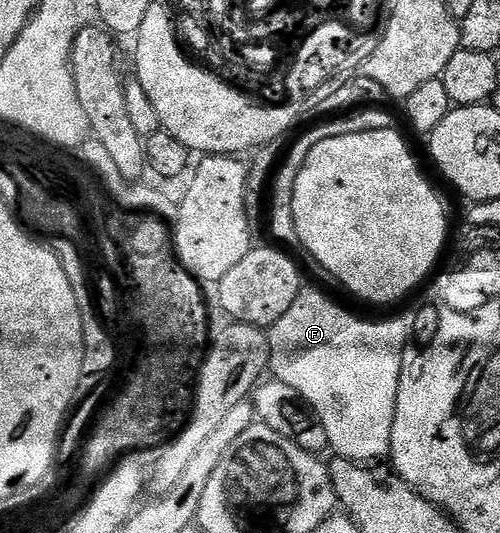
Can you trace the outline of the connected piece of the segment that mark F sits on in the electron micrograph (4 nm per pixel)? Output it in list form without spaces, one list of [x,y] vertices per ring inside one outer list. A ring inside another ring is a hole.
[[[301,291],[294,306],[290,306],[290,310],[286,310],[268,332],[271,375],[298,390],[300,397],[316,411],[322,426],[326,426],[328,448],[337,457],[355,462],[383,461],[390,453],[390,434],[394,430],[398,378],[402,374],[408,327],[402,318],[380,320],[377,324],[372,320],[359,320],[334,301],[327,300],[323,291],[315,291]]]

